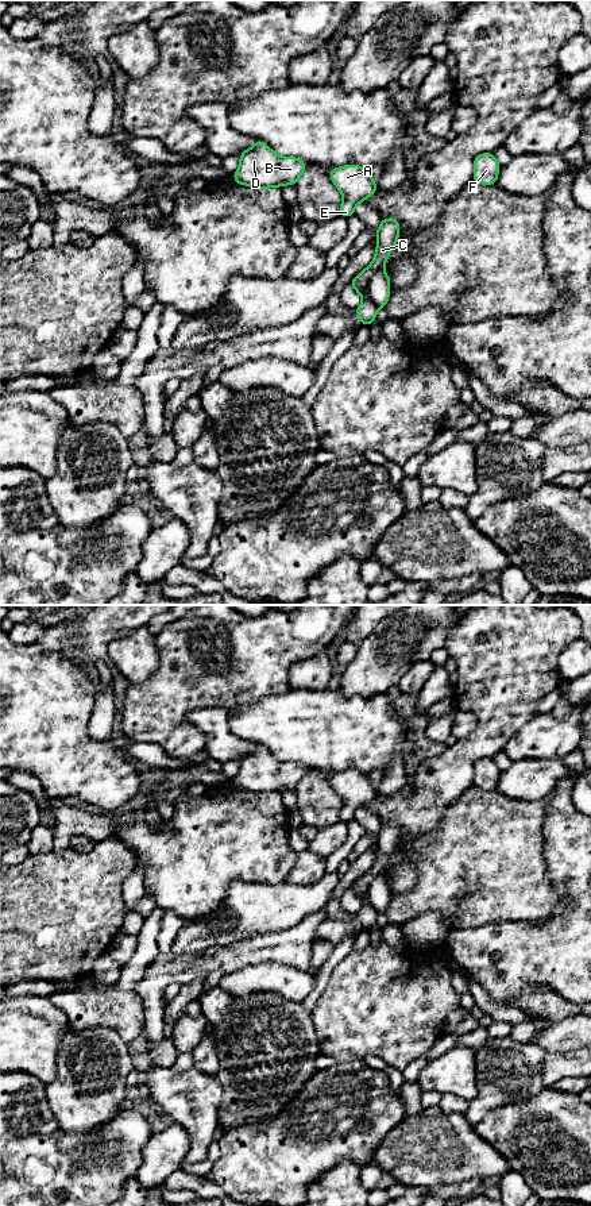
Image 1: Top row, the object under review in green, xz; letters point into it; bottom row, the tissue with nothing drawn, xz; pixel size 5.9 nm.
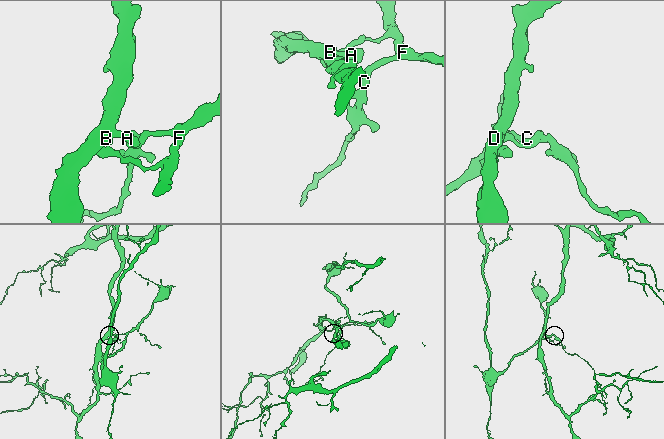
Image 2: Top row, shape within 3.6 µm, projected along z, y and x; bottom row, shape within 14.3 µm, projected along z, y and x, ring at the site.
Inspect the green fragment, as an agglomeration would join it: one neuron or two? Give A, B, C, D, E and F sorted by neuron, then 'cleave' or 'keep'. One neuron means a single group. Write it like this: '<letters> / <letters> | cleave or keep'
A B D E / C F | cleave

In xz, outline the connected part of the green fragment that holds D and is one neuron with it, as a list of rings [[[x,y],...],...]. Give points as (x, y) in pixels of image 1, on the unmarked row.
[[[256,745],[240,760],[239,774],[232,779],[240,790],[267,794],[297,789],[308,770],[294,762],[279,762],[266,748]]]

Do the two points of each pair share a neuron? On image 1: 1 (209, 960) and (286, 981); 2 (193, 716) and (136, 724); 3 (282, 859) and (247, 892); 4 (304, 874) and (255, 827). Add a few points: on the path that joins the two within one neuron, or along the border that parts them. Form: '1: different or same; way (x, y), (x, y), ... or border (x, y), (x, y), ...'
1: different; border (271, 962), (250, 963), (226, 974)
2: different; border (217, 705), (188, 715), (205, 735), (205, 744)
3: different; border (285, 881), (277, 883), (232, 881), (227, 890)
4: different; border (298, 854), (285, 881)

